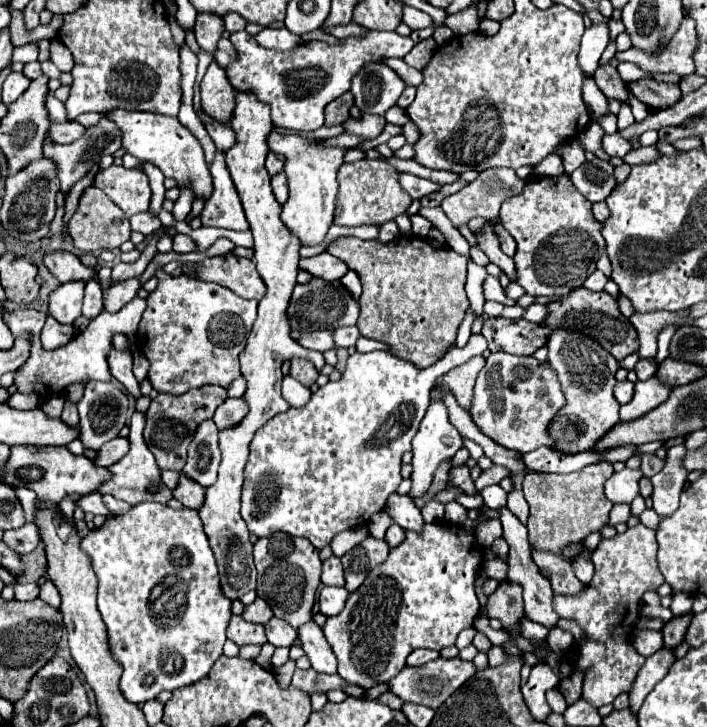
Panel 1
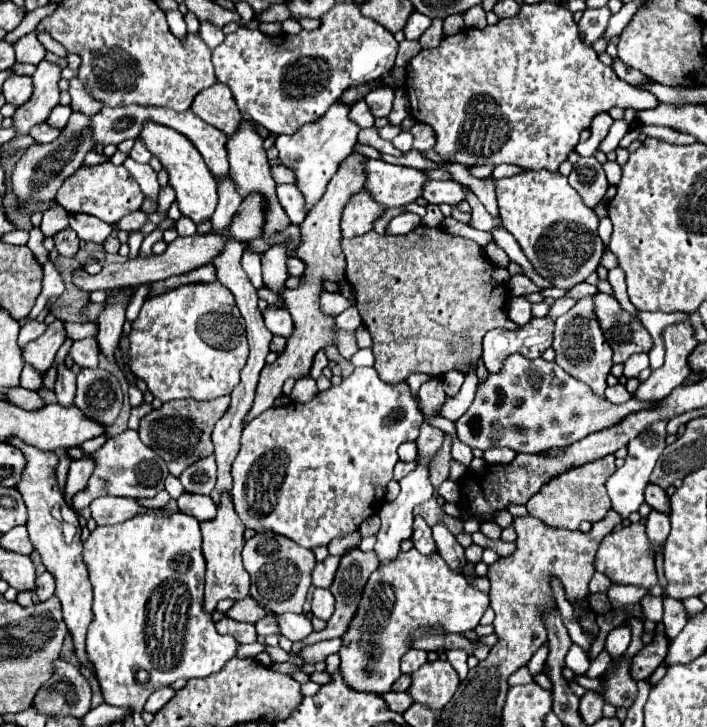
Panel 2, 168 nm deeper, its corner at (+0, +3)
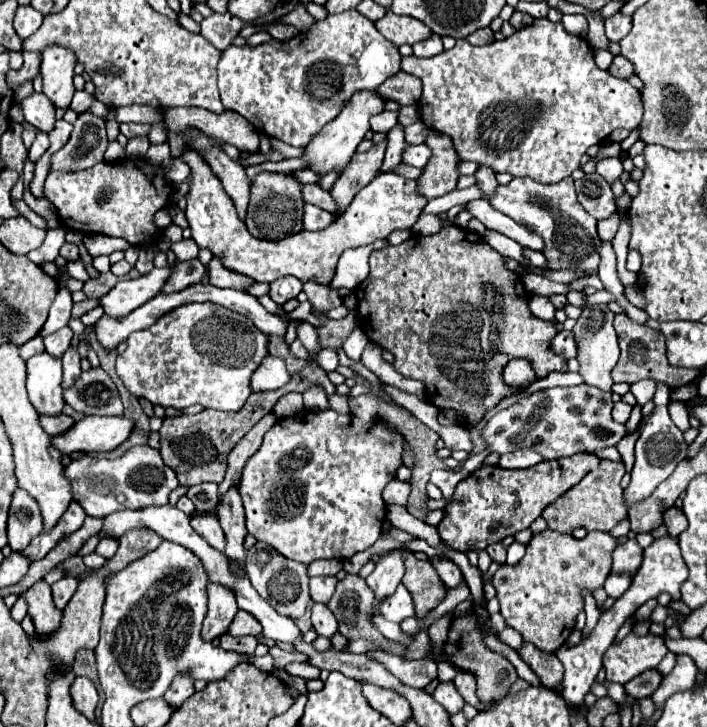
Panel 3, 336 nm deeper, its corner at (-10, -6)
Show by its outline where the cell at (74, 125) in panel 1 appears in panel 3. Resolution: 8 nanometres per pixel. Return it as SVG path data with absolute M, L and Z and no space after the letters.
M36 135L36 139L34 139L34 143L32 143L32 147L30 147L30 159L32 161L38 161L46 151L48 151L48 147L50 147L50 139L48 139L48 135Z

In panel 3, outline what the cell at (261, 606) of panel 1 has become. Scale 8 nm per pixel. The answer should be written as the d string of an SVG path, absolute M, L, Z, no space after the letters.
M238 611L236 613L236 619L232 621L230 629L228 629L230 635L234 637L242 637L242 635L260 635L262 633L262 627L258 623L258 619L254 615L248 615L248 611Z

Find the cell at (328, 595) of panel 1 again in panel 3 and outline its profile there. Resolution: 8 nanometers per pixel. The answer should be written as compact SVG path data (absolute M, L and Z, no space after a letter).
M314 603L314 607L312 607L312 625L314 625L316 633L322 635L322 637L332 637L338 631L336 617L332 615L332 611L328 611L326 603Z

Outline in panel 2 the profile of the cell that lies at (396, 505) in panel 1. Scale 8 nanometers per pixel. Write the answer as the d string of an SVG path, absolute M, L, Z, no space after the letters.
M416 516L414 518L414 534L412 534L412 542L414 542L414 548L426 556L434 554L436 550L436 544L434 544L434 538L432 538L432 530L430 526L420 518Z

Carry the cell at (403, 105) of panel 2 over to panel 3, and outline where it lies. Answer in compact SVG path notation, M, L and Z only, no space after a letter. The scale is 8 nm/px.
M404 127L402 129L394 129L388 133L388 147L386 147L386 157L384 157L384 163L382 163L382 171L392 171L402 159L402 151L406 147L406 141L404 141Z

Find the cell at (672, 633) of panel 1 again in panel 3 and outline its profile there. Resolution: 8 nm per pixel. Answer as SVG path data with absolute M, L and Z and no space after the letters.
M650 669L650 671L644 671L642 675L638 675L636 679L628 681L624 685L624 689L626 689L626 693L632 699L642 699L642 697L650 697L658 689L660 681L662 681L660 671L658 669Z

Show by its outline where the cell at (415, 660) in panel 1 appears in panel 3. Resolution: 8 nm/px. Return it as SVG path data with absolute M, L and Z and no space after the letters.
M380 649L366 651L366 655L382 663L384 667L388 667L388 671L408 687L424 689L432 679L436 679L436 661L428 657L426 659L404 659L404 657L396 657Z

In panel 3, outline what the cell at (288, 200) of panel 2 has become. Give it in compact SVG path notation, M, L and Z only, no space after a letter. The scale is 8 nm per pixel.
M310 203L304 205L304 229L320 231L320 229L328 227L332 221L334 219L332 219L332 215L328 211L324 211L324 209L316 207L316 205L310 205Z

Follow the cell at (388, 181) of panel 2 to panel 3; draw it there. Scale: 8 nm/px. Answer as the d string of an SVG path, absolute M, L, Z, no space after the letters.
M432 131L426 137L426 145L430 147L432 157L428 159L416 183L418 183L418 193L430 201L434 197L446 195L456 189L460 157L456 155L456 149L448 135Z

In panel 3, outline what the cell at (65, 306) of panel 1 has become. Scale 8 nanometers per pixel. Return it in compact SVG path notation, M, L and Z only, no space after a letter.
M48 351L34 355L26 361L28 367L28 395L32 405L38 413L46 415L58 415L64 407L62 397L62 361L60 357L50 355Z

